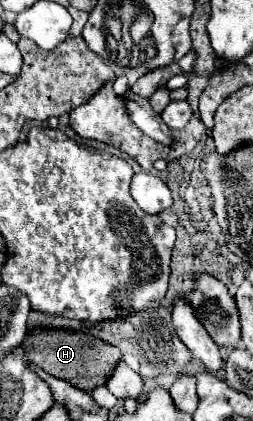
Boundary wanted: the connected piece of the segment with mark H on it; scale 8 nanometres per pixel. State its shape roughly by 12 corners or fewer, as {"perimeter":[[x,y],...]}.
{"perimeter":[[34,329],[22,349],[88,393],[106,385],[120,349],[88,333]]}

